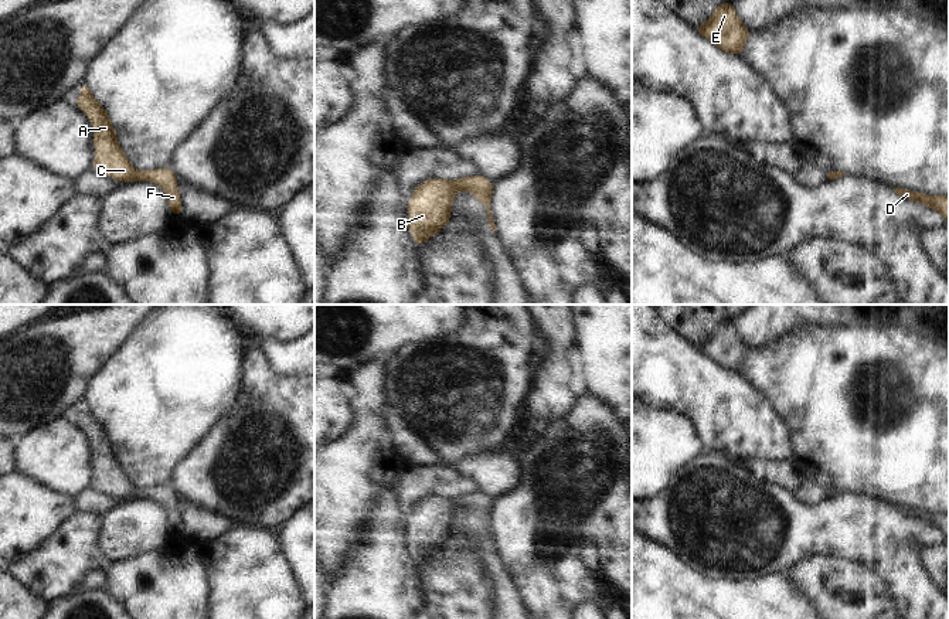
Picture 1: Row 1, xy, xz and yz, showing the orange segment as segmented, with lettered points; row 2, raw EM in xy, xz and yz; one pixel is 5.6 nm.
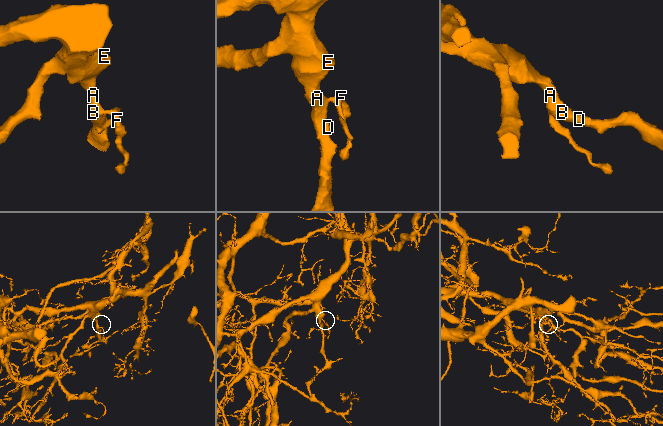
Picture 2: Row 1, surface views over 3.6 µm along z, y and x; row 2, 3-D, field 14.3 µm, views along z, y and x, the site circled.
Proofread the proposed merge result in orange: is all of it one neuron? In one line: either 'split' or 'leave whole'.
leave whole

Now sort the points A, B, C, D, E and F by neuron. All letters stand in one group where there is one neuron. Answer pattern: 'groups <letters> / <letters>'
groups A B C D E F

